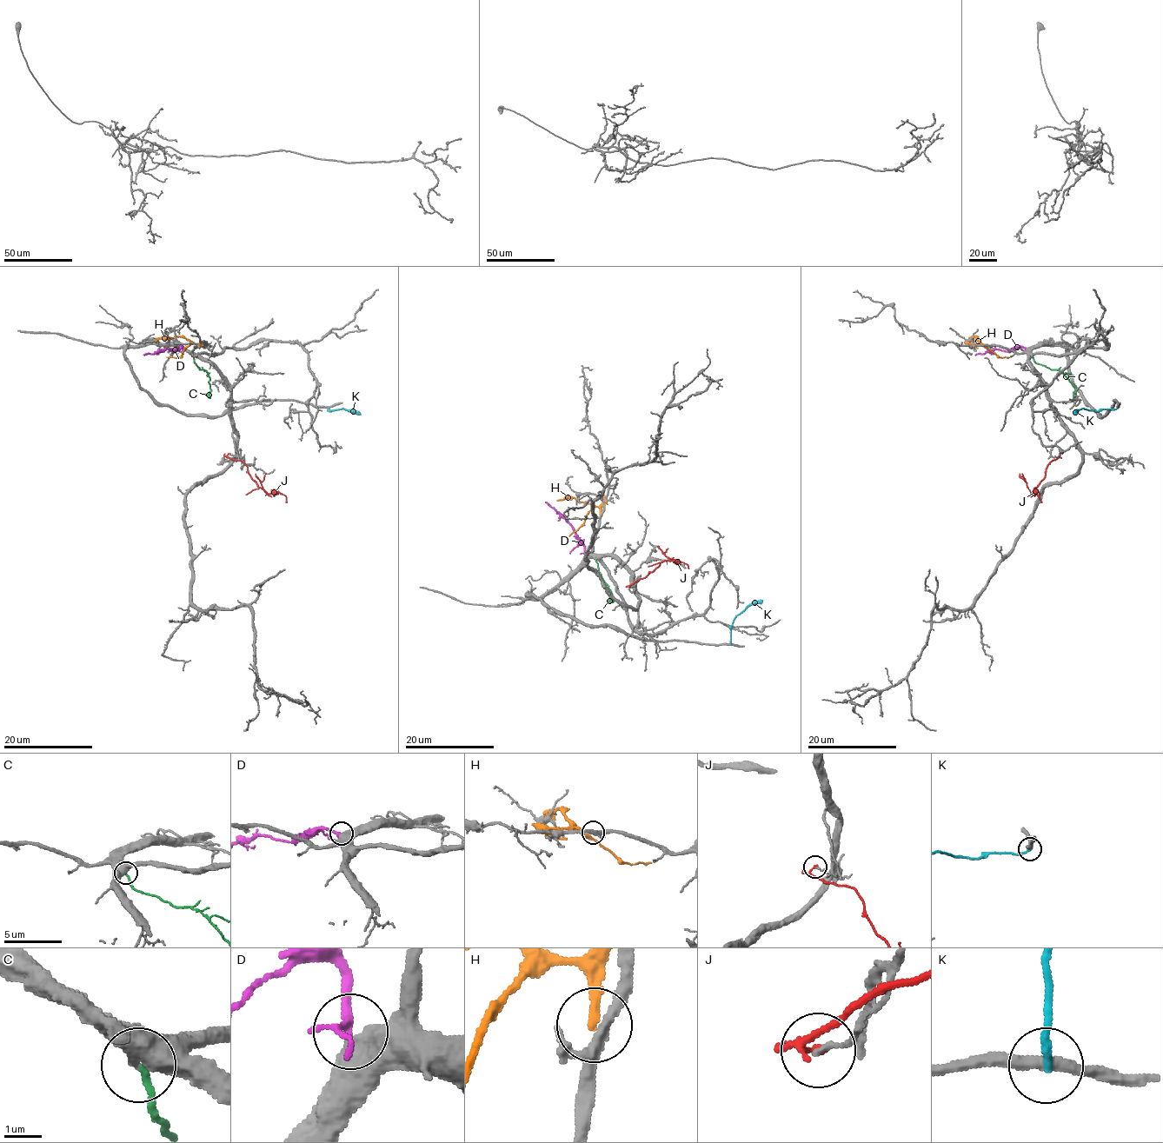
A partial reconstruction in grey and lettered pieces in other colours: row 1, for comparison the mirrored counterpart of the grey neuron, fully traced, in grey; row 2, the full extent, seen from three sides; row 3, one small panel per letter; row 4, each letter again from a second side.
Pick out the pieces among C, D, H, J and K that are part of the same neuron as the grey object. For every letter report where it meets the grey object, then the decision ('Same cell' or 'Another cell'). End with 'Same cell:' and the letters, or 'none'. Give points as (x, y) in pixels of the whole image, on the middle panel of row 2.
C: Touches grey at (594, 559). Same cell
D: Touches grey at (585, 554). Same cell
H: Touches grey at (600, 514). Another cell
J: Touches grey at (630, 587). Another cell
K: Touches grey at (730, 644). Another cell
Same cell: C, D

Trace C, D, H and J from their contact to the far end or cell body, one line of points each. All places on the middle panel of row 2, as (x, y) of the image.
C: (594, 559), (612, 594), (612, 601)
D: (585, 554), (583, 541), (574, 528), (545, 501)
H: (600, 514), (597, 507), (585, 501), (564, 497), (556, 501)
J: (631, 587), (665, 561), (682, 561), (688, 566), (687, 568)

